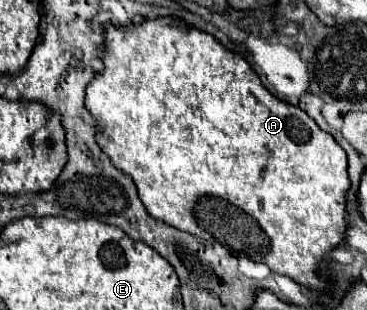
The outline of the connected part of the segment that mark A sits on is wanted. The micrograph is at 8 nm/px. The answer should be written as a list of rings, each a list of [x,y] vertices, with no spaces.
[[[160,17],[160,19],[146,19],[140,25],[132,27],[114,27],[106,25],[104,33],[106,41],[106,57],[104,57],[104,71],[96,73],[92,83],[86,87],[86,107],[98,121],[98,143],[112,159],[114,167],[128,173],[136,187],[142,203],[146,205],[148,213],[156,219],[162,219],[164,223],[170,223],[172,227],[180,231],[188,231],[196,237],[212,237],[212,241],[244,253],[248,259],[254,259],[256,263],[264,263],[270,267],[270,271],[286,275],[294,279],[296,283],[318,289],[322,293],[328,291],[328,283],[320,279],[318,265],[320,261],[328,261],[330,253],[346,241],[346,191],[350,189],[350,179],[346,171],[346,151],[334,141],[334,137],[326,131],[322,131],[314,119],[310,119],[300,107],[294,107],[278,97],[274,97],[260,81],[256,71],[248,65],[248,61],[242,55],[236,55],[228,51],[220,41],[216,41],[212,35],[198,31],[190,25],[186,25],[182,19],[176,17]]]

